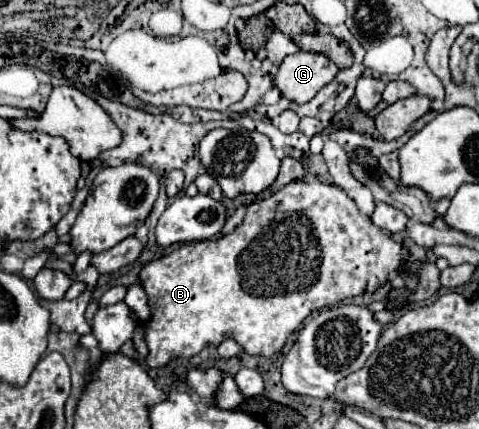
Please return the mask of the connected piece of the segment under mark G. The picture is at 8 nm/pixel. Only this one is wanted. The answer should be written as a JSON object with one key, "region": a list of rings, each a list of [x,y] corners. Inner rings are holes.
{"region":[[[297,52],[287,56],[279,64],[279,72],[273,78],[273,84],[281,94],[297,104],[309,102],[325,84],[337,76],[339,68],[321,54]]]}

